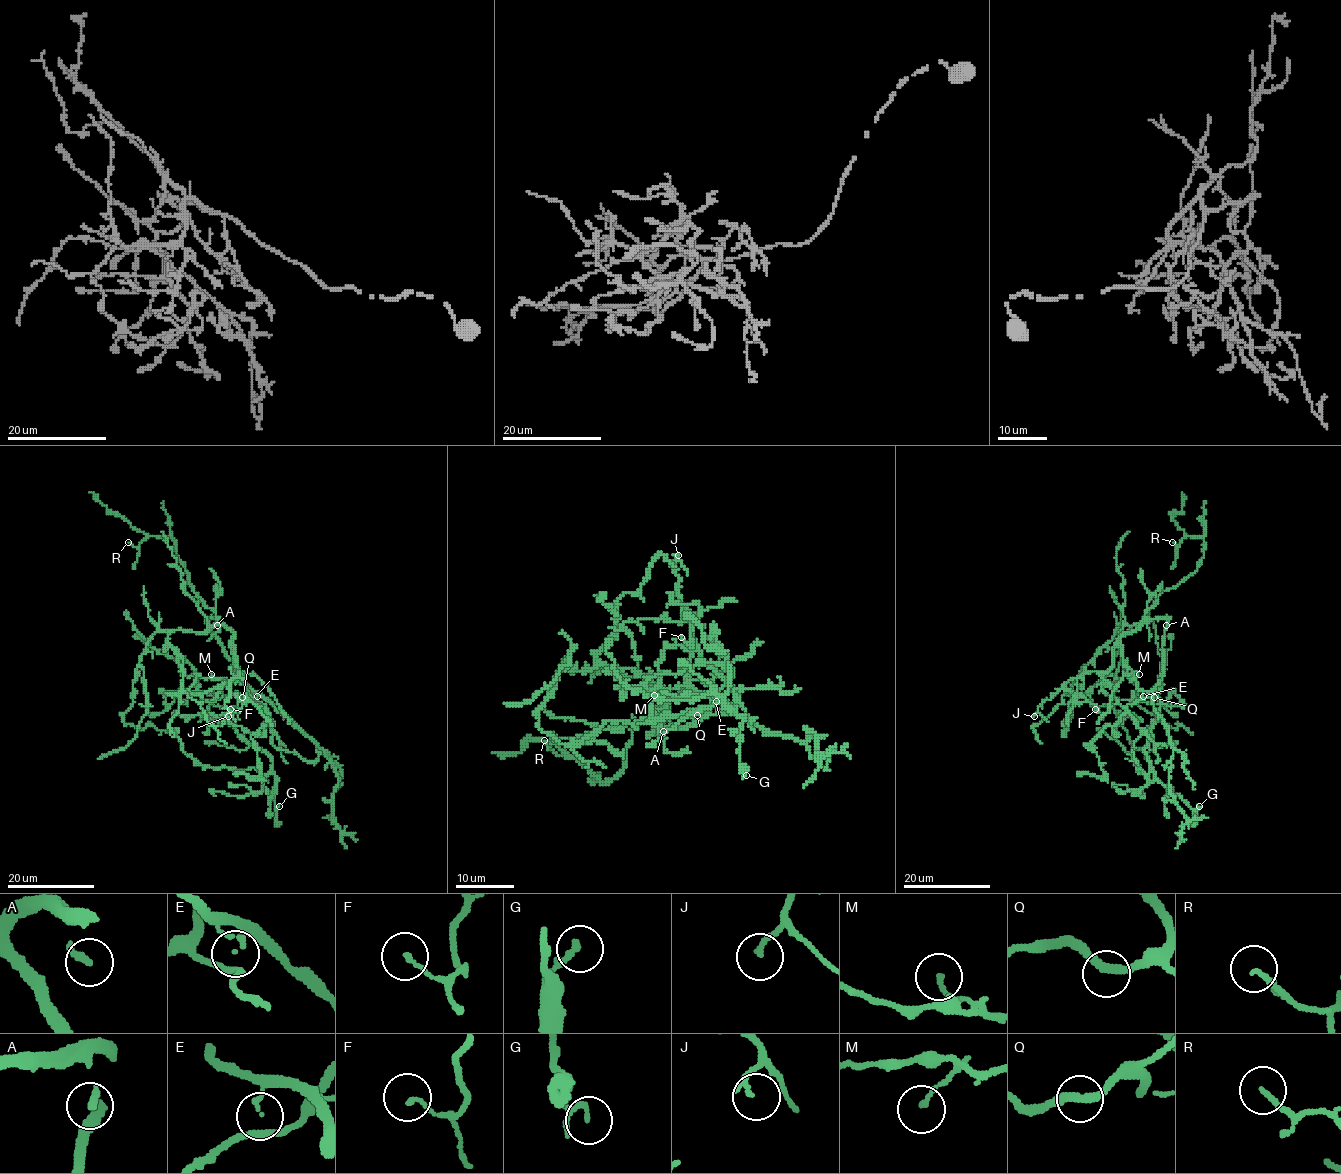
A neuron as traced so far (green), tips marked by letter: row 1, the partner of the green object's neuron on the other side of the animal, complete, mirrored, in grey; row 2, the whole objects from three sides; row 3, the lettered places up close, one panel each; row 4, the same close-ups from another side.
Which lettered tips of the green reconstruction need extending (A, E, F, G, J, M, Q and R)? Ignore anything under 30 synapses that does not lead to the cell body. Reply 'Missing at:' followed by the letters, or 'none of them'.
Missing at: A

